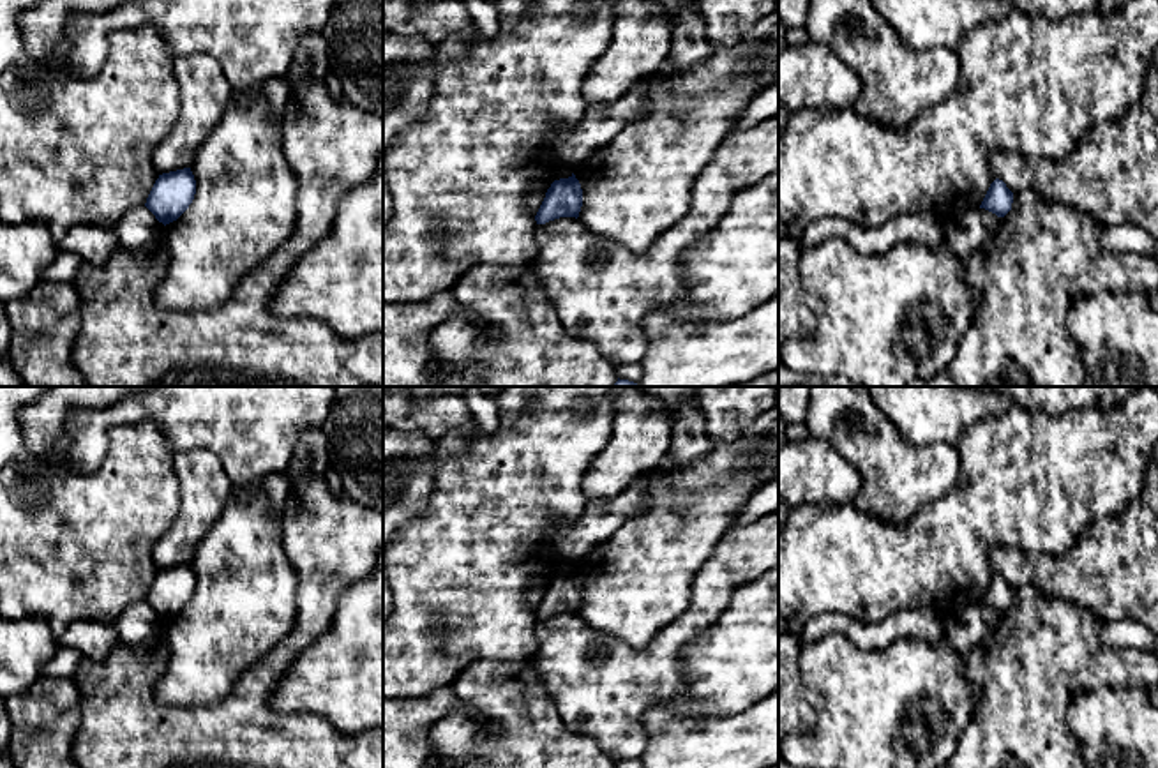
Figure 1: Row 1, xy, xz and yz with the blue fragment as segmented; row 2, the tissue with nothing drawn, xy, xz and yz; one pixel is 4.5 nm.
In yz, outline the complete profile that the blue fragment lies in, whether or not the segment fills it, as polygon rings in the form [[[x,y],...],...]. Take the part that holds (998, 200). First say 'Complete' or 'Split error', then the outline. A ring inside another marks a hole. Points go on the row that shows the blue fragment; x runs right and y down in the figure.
Complete. [[[996,178],[990,184],[980,208],[985,208],[996,214],[997,217],[1004,217],[1011,210],[1011,203],[1013,192],[1006,187],[1003,180]]]

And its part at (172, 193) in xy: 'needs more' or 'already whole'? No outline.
already whole

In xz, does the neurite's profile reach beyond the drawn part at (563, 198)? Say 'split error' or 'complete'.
complete

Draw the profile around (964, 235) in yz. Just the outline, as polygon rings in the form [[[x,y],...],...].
[[[967,210],[955,221],[946,222],[943,244],[959,260],[969,260],[1001,228],[1003,217],[985,210]]]

